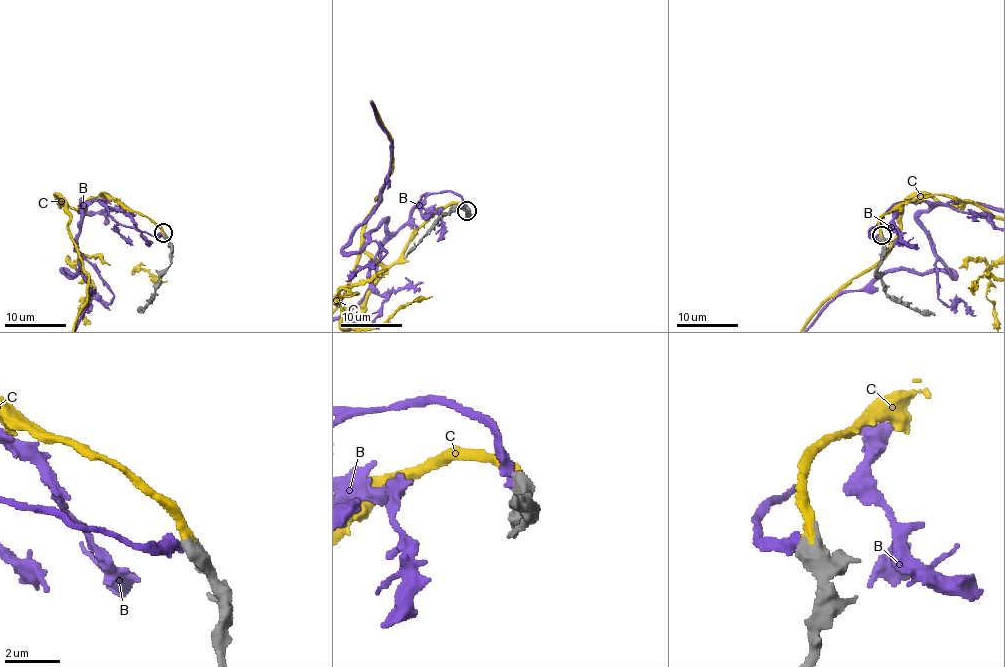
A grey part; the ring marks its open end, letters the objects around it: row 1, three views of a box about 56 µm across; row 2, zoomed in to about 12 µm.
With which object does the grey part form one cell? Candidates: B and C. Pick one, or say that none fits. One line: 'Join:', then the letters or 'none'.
Join: C

